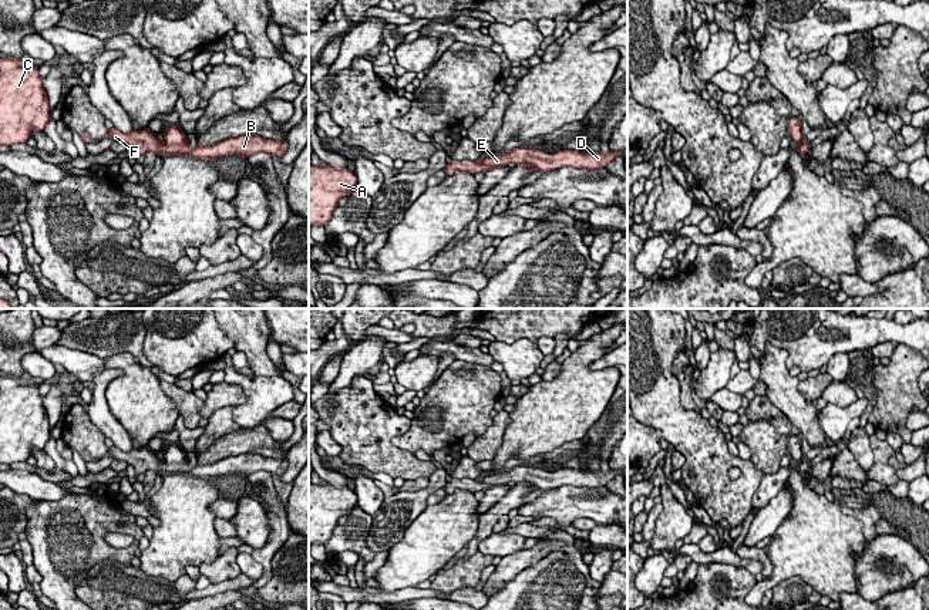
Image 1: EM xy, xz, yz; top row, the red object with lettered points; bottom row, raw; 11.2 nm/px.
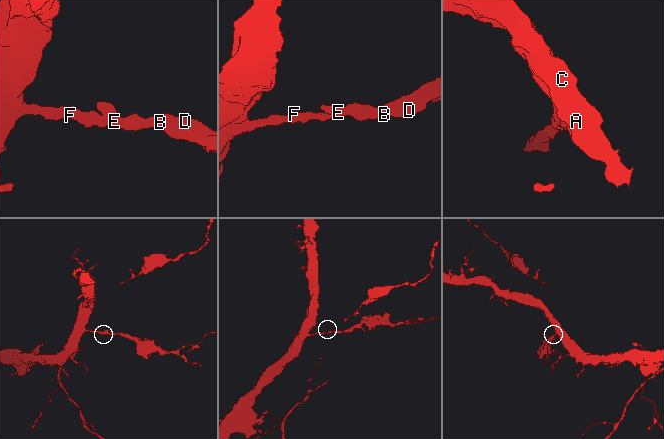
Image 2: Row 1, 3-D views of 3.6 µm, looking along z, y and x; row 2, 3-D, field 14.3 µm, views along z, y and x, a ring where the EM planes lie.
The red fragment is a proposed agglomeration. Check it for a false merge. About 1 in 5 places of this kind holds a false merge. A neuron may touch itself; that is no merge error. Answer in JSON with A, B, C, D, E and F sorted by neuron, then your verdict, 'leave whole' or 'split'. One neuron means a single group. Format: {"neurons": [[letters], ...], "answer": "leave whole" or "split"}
{"neurons": [["A", "B", "C", "D", "E", "F"]], "answer": "leave whole"}

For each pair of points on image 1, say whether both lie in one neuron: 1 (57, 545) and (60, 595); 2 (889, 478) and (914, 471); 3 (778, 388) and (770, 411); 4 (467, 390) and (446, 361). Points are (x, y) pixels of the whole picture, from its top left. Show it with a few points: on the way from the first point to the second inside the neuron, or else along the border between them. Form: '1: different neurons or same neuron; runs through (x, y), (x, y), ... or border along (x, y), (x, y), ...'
1: same neuron; runs through (60, 558), (60, 582)
2: different neurons; border along (895, 469), (898, 479)
3: different neurons; border along (766, 394), (795, 427)
4: different neurons; border along (455, 360), (431, 386)

